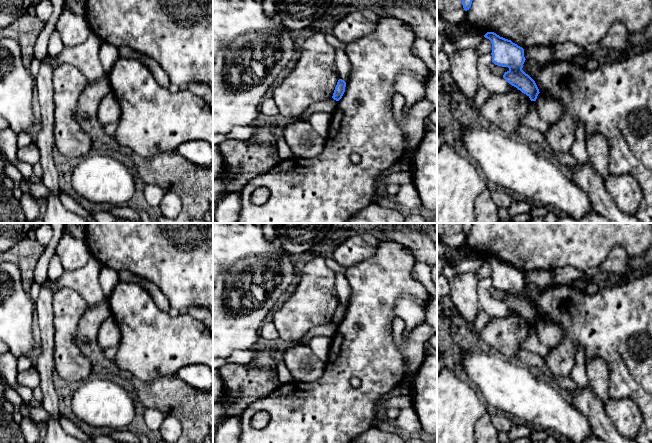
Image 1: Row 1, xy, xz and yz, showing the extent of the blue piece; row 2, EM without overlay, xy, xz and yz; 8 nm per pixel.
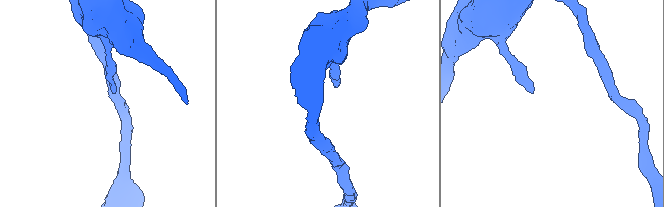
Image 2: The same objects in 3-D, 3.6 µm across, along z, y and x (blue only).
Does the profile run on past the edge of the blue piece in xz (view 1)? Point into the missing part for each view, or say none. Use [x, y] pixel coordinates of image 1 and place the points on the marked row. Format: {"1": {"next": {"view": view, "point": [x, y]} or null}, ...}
{"1": {"next": null}}

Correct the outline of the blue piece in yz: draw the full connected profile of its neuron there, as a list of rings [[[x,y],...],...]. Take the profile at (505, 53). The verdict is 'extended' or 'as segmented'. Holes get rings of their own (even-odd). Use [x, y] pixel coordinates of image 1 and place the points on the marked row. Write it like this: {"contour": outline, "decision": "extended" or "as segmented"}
{"contour": [[[487,32],[484,37],[492,43],[492,62],[495,65],[509,68],[504,73],[503,78],[509,84],[526,94],[531,101],[536,101],[540,93],[539,89],[535,81],[522,70],[526,60],[524,49],[494,32]]], "decision": "as segmented"}

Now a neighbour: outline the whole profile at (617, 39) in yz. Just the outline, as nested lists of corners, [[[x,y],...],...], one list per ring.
[[[614,22],[608,33],[597,43],[594,44],[597,48],[607,47],[610,51],[619,51],[625,55],[629,55],[636,51],[629,40],[629,32],[621,22]]]

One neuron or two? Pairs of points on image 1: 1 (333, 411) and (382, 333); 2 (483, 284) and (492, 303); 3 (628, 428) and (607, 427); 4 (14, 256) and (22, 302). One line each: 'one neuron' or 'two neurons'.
1: one neuron
2: one neuron
3: two neurons
4: two neurons

